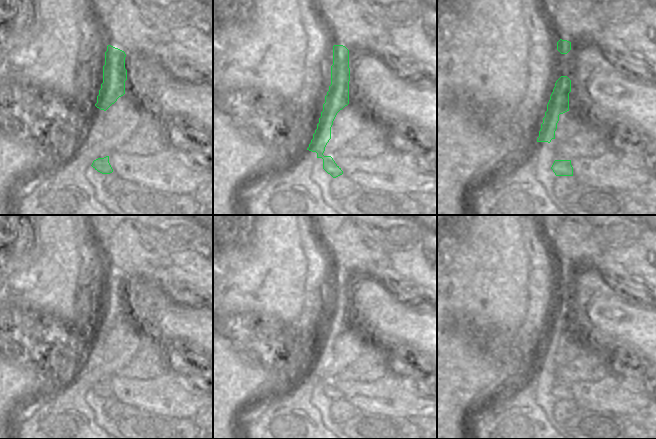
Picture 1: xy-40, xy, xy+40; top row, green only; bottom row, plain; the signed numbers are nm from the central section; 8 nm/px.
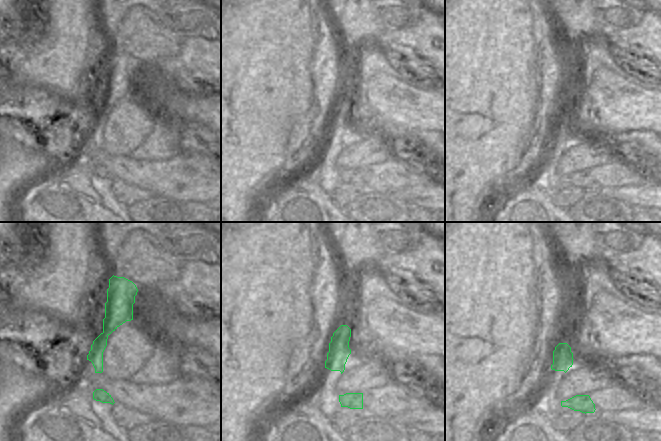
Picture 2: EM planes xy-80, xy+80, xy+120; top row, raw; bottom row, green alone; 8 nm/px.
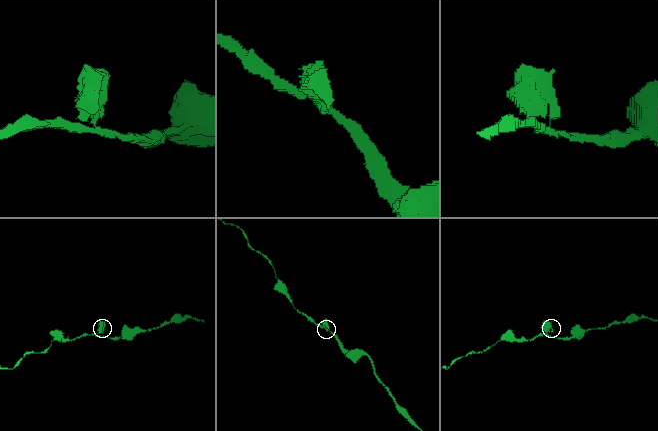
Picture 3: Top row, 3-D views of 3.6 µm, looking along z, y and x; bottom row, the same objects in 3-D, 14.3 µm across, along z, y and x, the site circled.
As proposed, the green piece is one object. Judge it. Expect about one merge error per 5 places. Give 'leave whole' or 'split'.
leave whole

